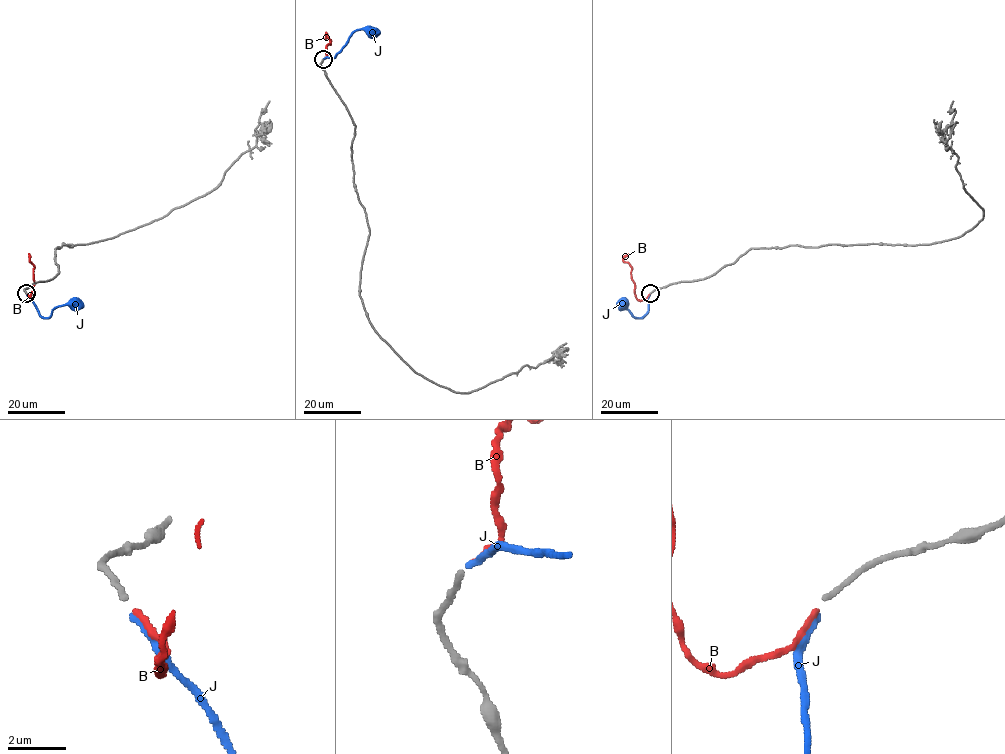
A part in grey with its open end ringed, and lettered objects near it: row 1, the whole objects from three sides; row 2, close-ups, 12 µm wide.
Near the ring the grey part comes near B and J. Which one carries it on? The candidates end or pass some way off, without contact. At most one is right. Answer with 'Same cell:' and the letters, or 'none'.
Same cell: B

